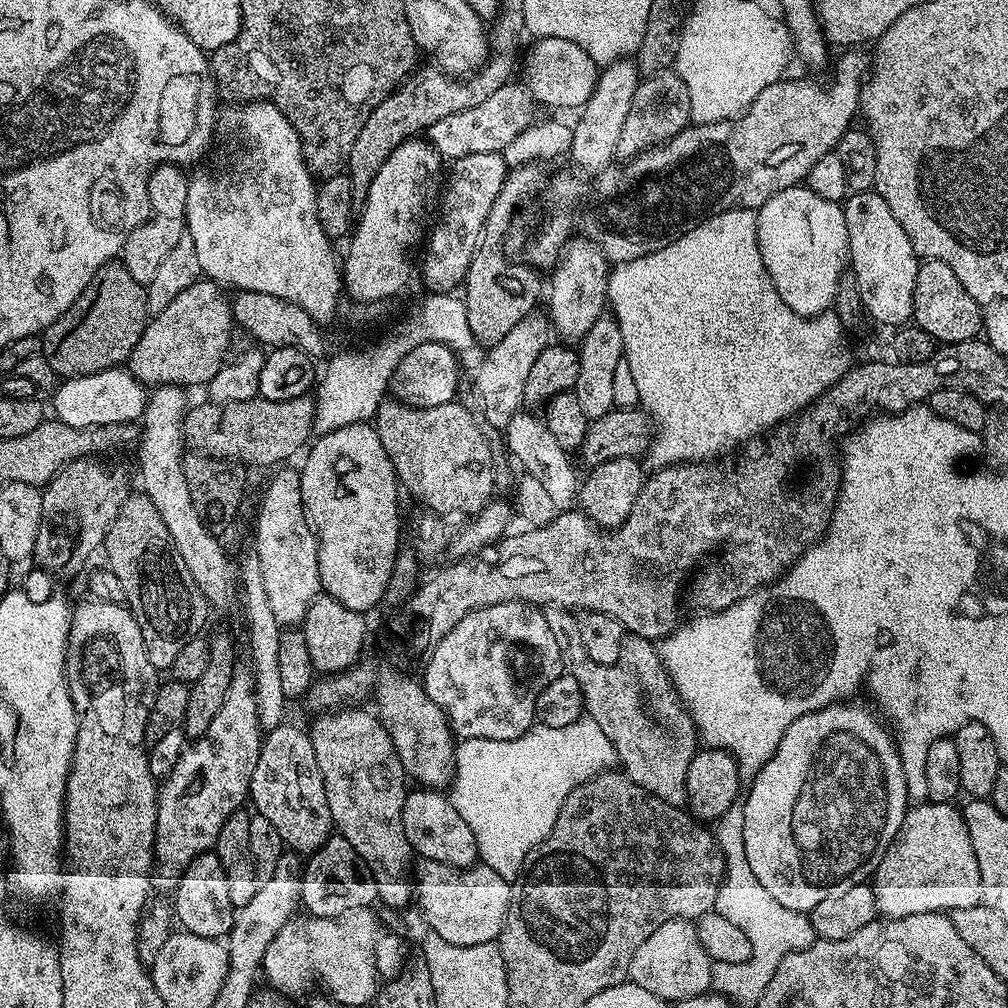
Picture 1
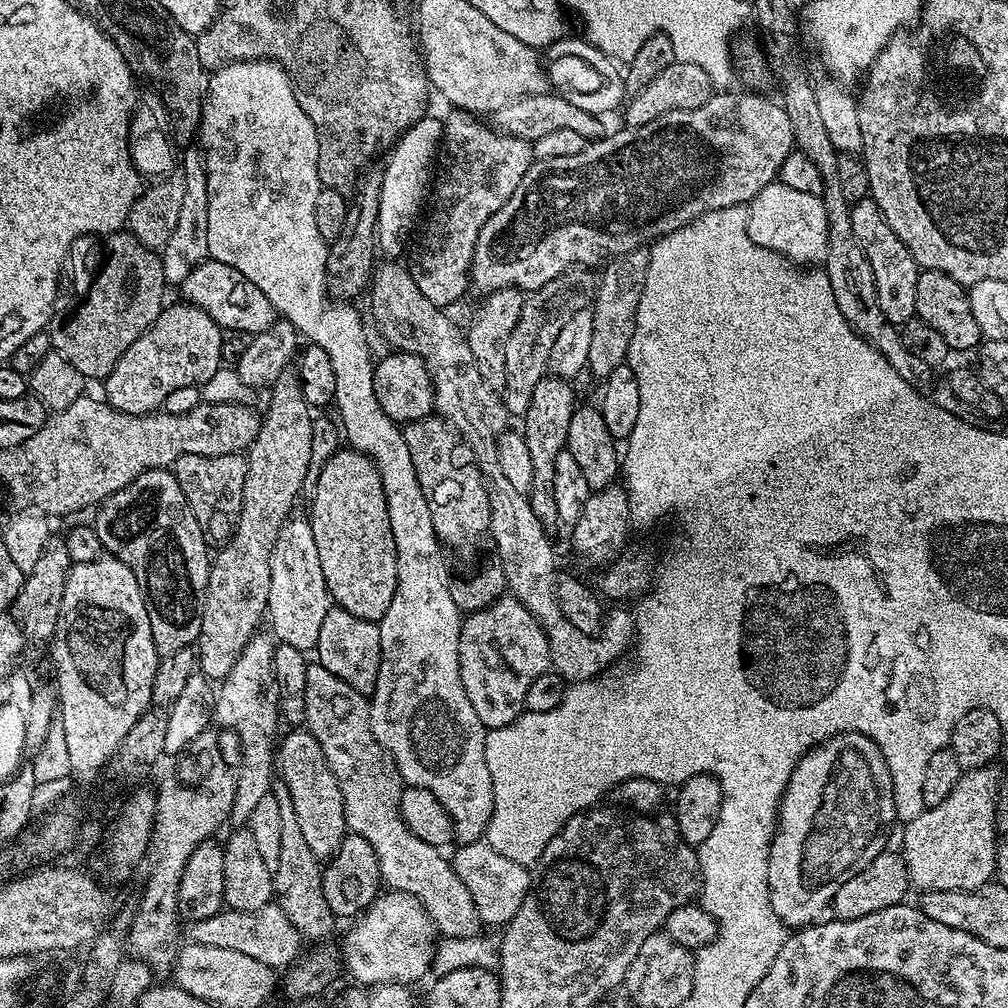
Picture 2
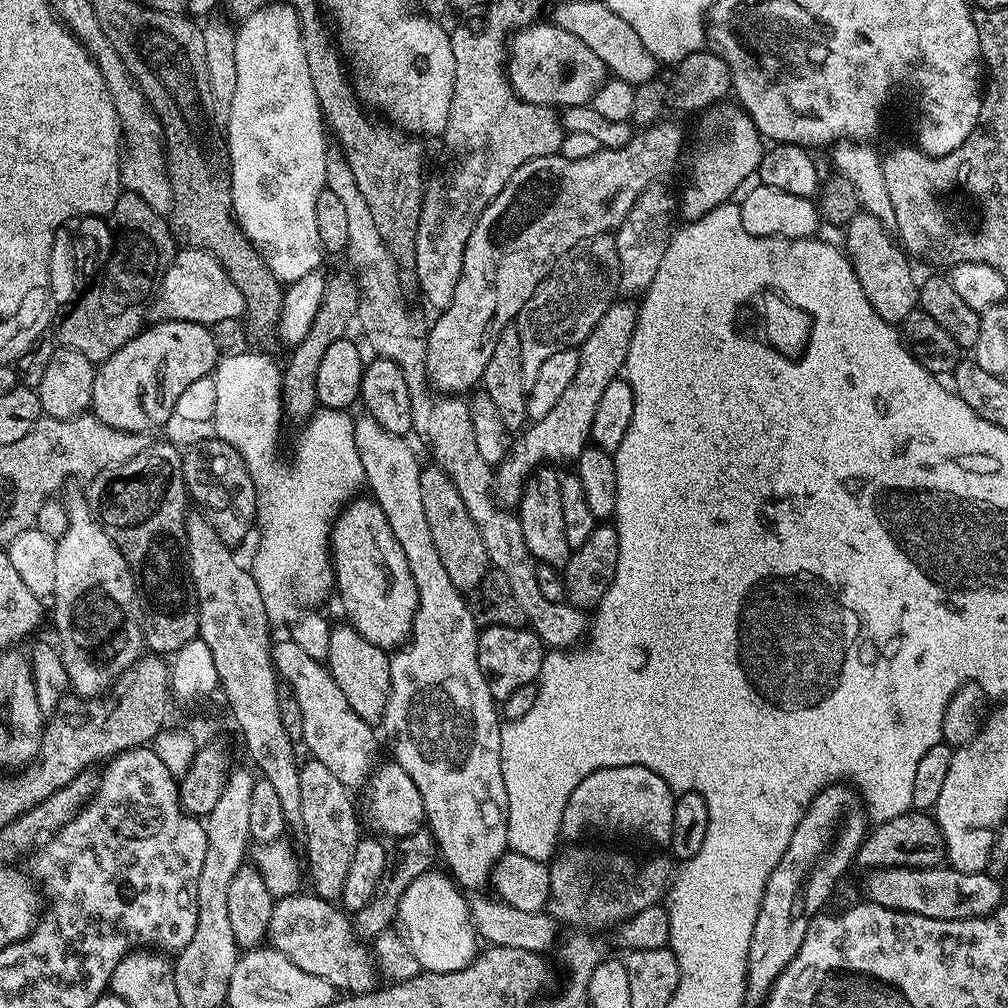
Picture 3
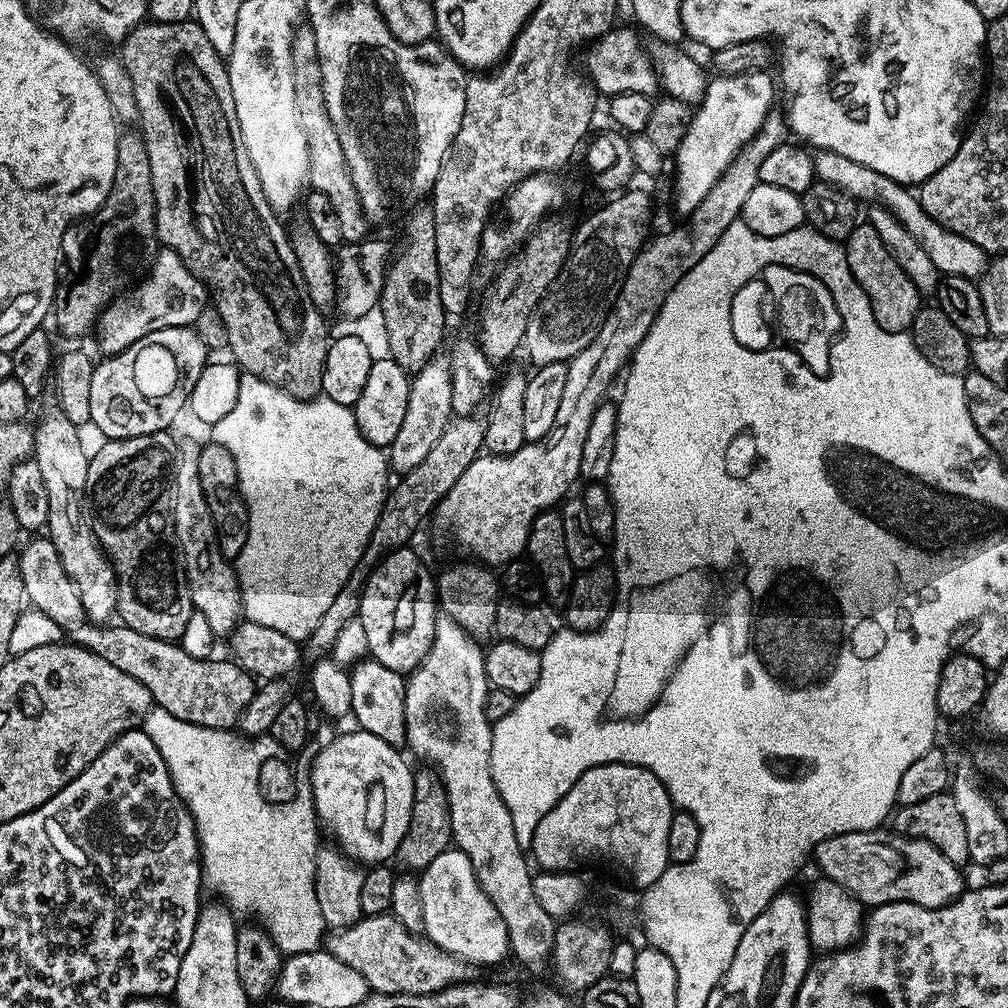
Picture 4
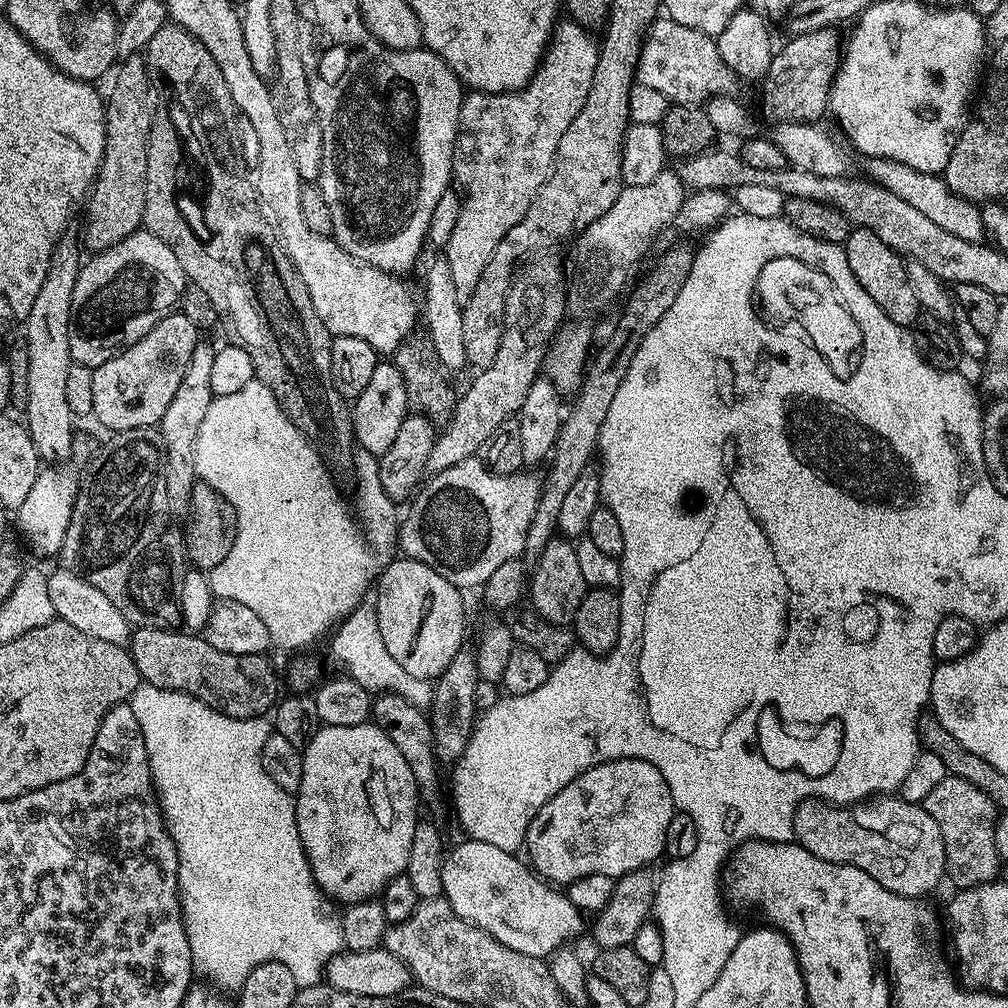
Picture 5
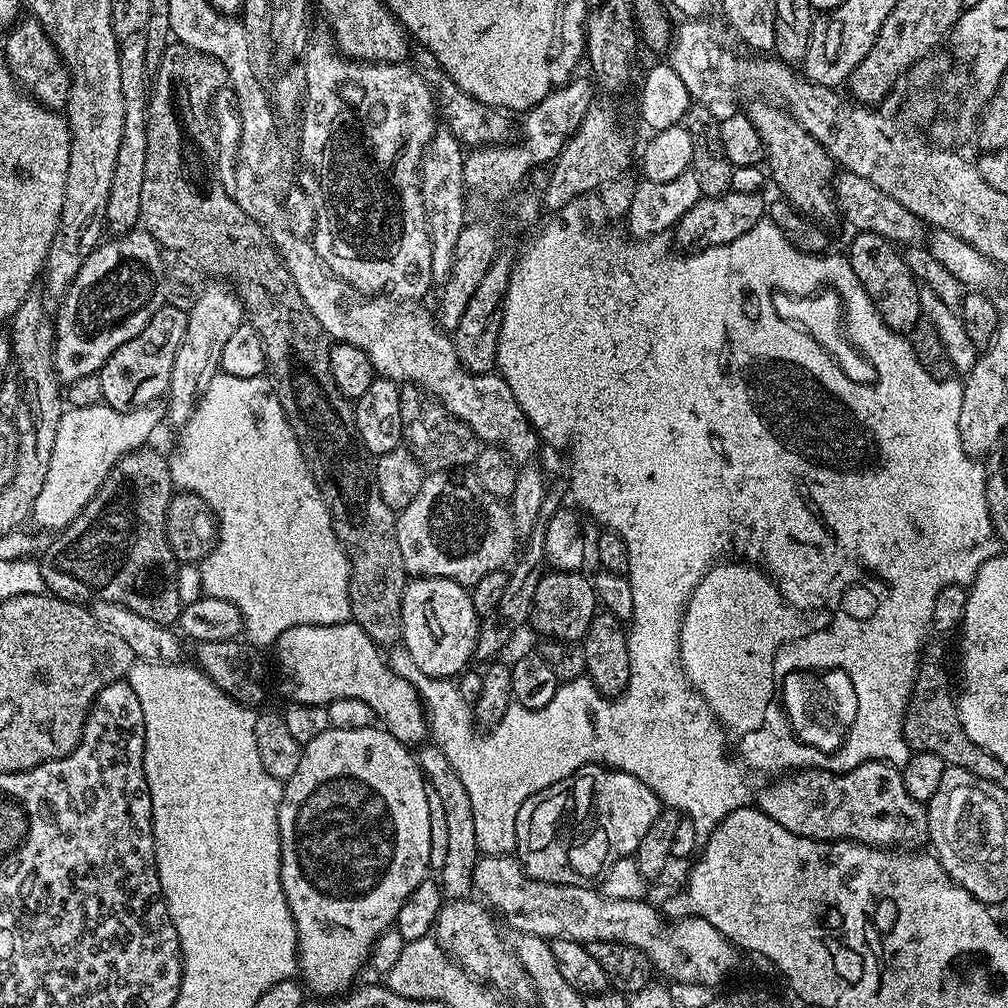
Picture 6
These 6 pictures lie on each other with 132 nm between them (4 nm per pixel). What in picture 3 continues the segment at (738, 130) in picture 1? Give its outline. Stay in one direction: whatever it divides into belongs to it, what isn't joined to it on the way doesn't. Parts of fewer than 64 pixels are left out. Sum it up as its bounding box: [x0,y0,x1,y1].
[426,122,684,394]

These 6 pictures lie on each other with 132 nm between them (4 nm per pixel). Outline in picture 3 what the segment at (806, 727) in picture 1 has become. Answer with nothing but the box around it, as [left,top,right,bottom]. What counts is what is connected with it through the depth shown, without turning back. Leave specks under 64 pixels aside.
[744,783,870,1005]

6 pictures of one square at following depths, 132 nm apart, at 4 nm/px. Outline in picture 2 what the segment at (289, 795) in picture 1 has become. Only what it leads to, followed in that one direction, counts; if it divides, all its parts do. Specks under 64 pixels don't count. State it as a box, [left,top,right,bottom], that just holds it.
[275,730,348,862]

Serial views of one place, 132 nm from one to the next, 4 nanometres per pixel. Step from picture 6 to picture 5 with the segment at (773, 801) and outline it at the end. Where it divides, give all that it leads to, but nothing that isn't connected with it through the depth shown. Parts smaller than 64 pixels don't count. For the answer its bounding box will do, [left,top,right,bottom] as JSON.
[792,794,946,898]

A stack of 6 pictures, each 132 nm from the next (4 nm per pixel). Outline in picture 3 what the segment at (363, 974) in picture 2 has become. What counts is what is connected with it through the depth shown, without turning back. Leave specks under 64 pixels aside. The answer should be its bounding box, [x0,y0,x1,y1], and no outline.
[398,870,478,972]

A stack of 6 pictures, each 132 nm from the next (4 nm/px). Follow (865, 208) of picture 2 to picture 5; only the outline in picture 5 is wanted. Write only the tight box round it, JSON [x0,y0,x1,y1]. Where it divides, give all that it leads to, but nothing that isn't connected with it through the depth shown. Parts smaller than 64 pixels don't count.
[842,227,922,326]

